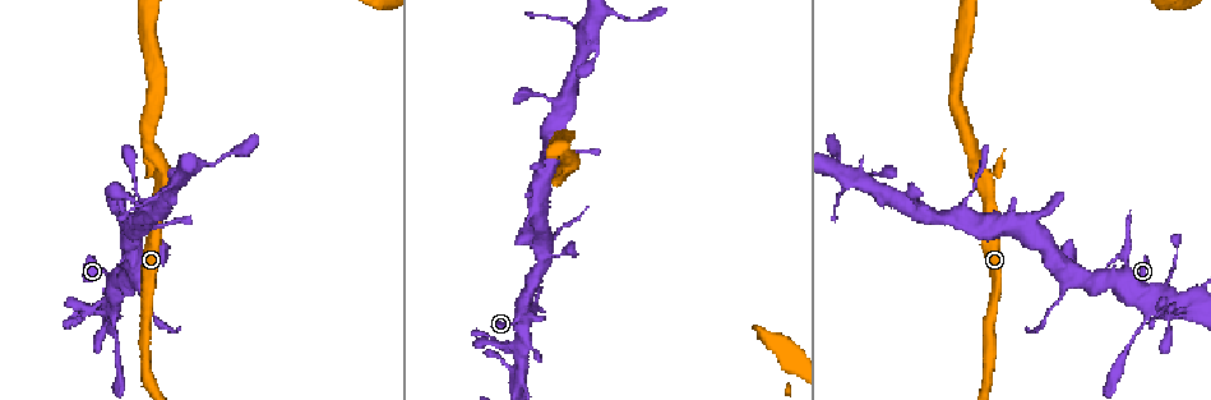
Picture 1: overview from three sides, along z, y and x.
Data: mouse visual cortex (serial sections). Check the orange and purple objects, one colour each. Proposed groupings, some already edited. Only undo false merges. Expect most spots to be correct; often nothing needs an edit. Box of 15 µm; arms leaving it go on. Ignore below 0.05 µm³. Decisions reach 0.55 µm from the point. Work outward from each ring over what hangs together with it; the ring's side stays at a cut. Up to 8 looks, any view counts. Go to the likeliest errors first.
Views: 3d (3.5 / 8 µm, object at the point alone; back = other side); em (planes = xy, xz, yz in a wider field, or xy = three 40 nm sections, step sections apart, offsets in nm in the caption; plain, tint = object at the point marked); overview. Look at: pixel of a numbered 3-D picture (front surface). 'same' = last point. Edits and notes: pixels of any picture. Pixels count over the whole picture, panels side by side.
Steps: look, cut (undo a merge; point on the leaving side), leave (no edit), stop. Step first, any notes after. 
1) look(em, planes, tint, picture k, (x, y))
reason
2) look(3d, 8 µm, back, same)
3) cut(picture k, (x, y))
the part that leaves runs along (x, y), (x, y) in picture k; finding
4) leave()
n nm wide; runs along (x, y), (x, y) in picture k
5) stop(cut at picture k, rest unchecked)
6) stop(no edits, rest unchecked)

look(3d, 3.5 µm, back, picture 1, (1109, 266))
thick turns thin

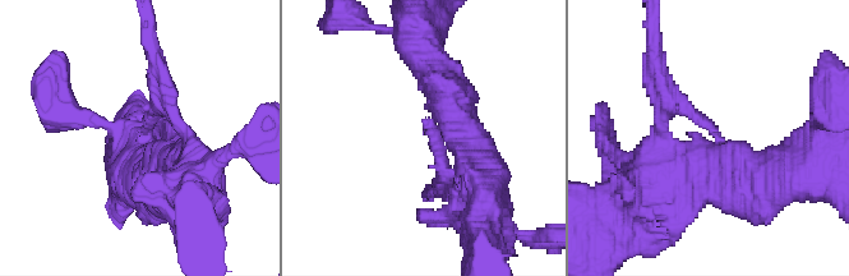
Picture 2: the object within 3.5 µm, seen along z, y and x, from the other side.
look(em, xy, step 5, tint, picture 2, (436, 135))

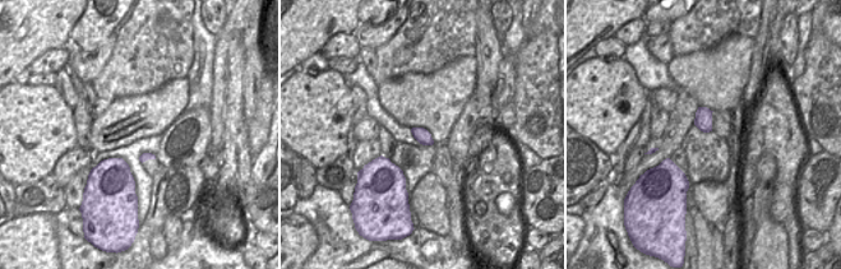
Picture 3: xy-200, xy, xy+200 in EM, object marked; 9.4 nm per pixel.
leave()
140 nm wide; runs along (466, 183), (442, 170), (442, 130) in picture 2; continuous, no second cell

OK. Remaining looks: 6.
look(3d, 3.5 µm, picture 1, (98, 310))
touches itself

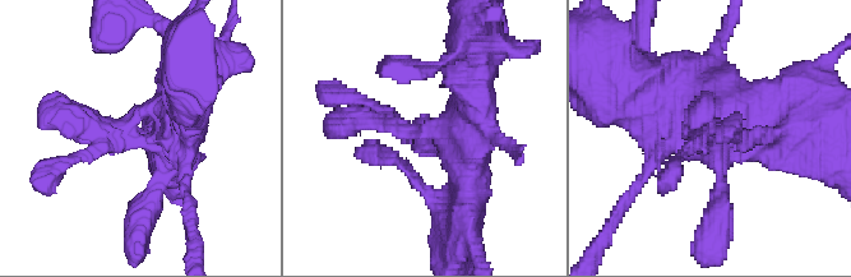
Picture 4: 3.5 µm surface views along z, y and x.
look(em, xy, step 3, tint, picture 4, (130, 137))

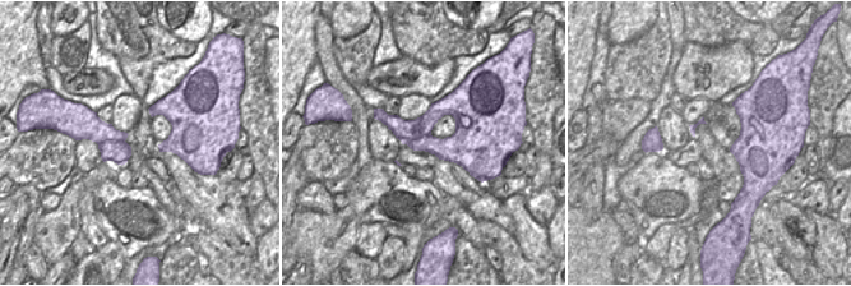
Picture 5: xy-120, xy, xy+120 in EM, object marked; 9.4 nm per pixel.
look(em, xy, step 5, tint, same)
cut it another way

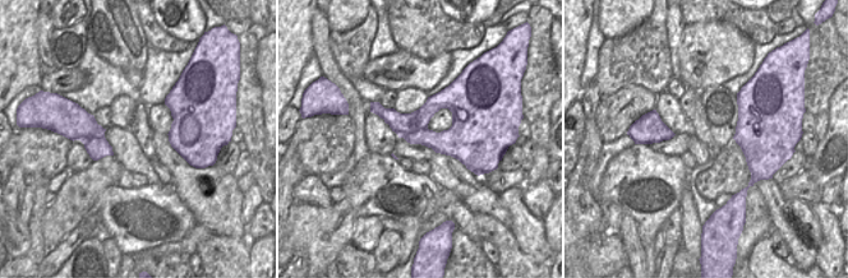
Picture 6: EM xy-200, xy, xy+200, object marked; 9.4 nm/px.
leave()
runs along (471, 106), (456, 135), (338, 121) in picture 4; one cell here

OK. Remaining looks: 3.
look(3d, 3.5 µm, picture 1, (965, 210))
thick turns thin

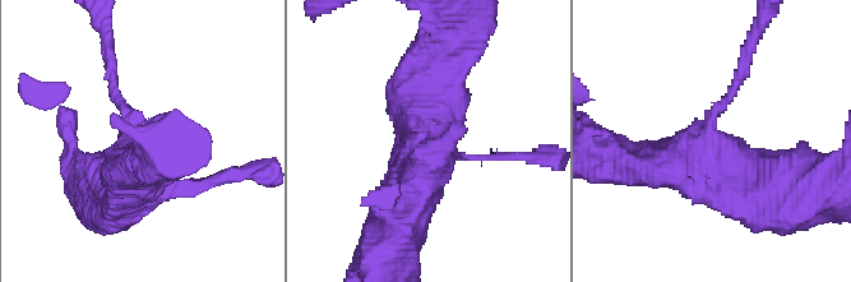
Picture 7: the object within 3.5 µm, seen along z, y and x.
look(em, planes, tint, picture 7, (424, 140))
need the tissue

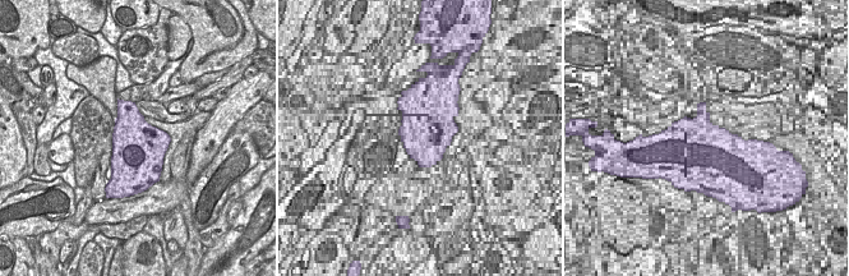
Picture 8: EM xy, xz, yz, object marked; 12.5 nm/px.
look(em, xy, step 3, tint, same)

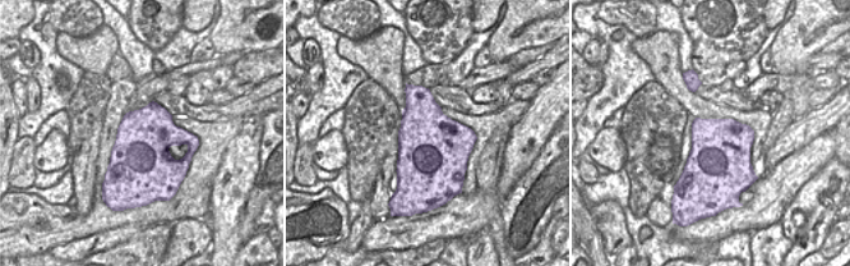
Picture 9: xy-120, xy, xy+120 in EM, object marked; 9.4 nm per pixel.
leave()
runs along (403, 208), (443, 51) in picture 7; one cell here

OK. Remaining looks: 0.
stop(no edits, rest unchecked)

